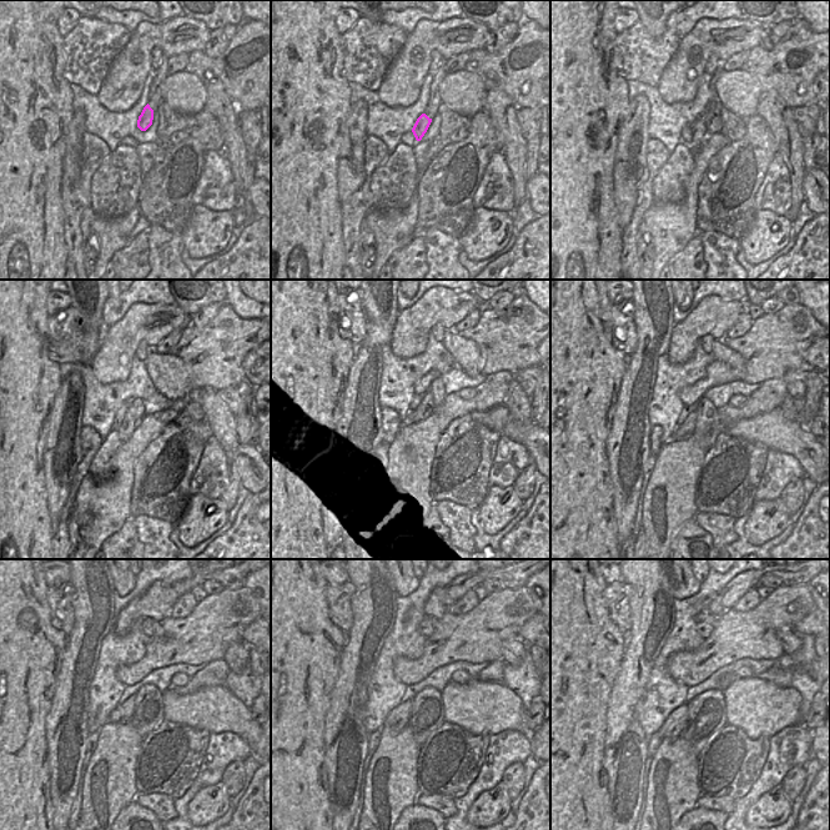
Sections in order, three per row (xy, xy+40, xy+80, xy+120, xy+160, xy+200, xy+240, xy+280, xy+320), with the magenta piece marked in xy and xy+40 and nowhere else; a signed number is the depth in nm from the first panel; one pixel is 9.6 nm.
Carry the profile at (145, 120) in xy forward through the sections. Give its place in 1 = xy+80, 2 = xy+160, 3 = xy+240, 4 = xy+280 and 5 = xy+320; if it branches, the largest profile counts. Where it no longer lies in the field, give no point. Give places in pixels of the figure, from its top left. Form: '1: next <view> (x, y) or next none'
1: next xy+80 (699, 130)
2: next xy+160 (411, 418)
3: next xy+240 (122, 713)
4: next xy+280 (397, 719)
5: next xy+320 (674, 724)

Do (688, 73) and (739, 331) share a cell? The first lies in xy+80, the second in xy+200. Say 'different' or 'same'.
different

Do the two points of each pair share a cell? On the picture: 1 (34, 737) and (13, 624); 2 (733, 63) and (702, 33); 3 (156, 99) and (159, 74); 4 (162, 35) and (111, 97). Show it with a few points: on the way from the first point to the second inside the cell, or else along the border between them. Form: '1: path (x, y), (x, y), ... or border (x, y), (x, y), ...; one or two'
1: path (14, 709), (13, 652); one
2: border (749, 50), (734, 53), (722, 61); two
3: path (155, 92), (159, 80); one
4: path (146, 48), (140, 63), (125, 81); one

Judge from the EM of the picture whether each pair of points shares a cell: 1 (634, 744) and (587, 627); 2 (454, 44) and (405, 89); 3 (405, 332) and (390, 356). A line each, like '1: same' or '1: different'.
1: different
2: same
3: same

